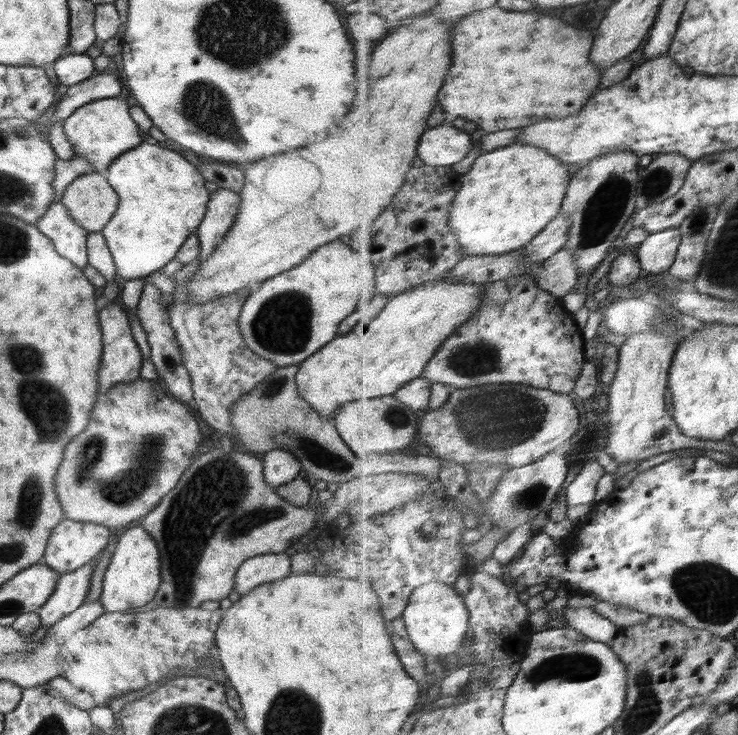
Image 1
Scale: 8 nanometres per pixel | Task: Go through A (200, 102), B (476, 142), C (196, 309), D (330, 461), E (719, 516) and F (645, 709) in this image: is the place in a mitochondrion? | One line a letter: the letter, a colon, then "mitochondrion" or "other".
A: mitochondrion
B: other
C: other
D: mitochondrion
E: other
F: mitochondrion

